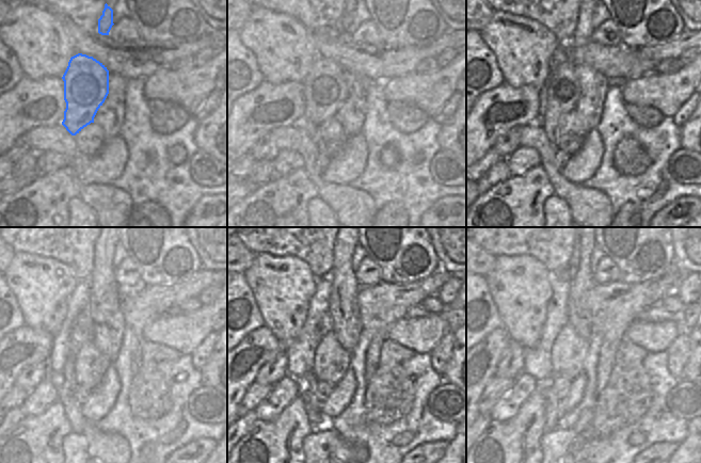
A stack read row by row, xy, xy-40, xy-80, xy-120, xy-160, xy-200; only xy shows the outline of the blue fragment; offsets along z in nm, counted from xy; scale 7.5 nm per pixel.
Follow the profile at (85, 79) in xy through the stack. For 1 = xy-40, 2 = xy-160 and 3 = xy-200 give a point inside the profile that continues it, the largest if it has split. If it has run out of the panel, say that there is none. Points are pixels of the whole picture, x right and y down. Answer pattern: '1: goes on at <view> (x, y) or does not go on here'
1: goes on at xy-40 (324, 90)
2: goes on at xy-160 (307, 383)
3: goes on at xy-200 (552, 412)

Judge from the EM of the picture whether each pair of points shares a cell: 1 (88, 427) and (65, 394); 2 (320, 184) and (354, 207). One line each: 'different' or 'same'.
1: same
2: same

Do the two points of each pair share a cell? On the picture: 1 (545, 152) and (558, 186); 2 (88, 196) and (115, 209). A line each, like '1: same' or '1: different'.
1: same
2: same

